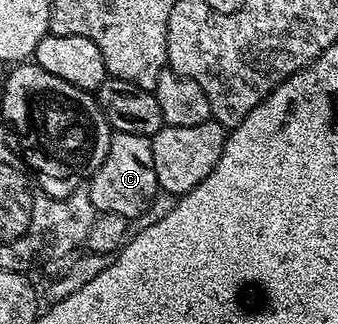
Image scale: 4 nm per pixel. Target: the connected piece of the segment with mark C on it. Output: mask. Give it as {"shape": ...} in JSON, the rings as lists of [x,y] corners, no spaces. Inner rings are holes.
{"shape":[[[130,132],[113,133],[106,160],[102,160],[90,179],[88,195],[96,211],[101,214],[117,214],[126,219],[137,218],[139,214],[146,212],[146,208],[158,194],[151,142],[151,138]]]}

